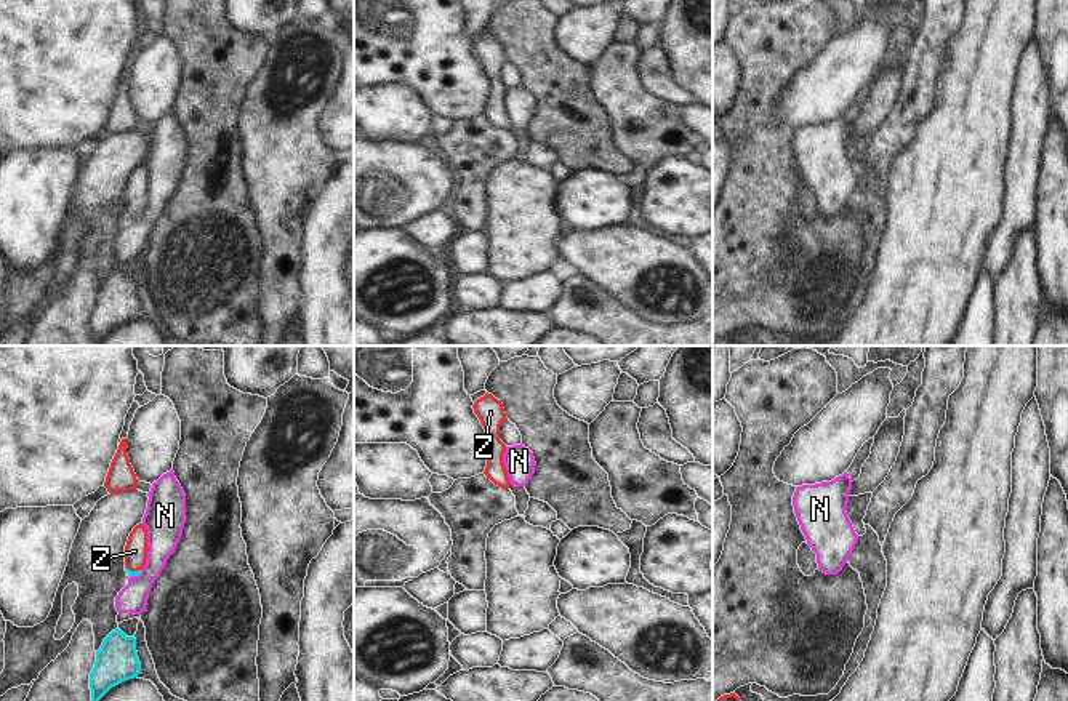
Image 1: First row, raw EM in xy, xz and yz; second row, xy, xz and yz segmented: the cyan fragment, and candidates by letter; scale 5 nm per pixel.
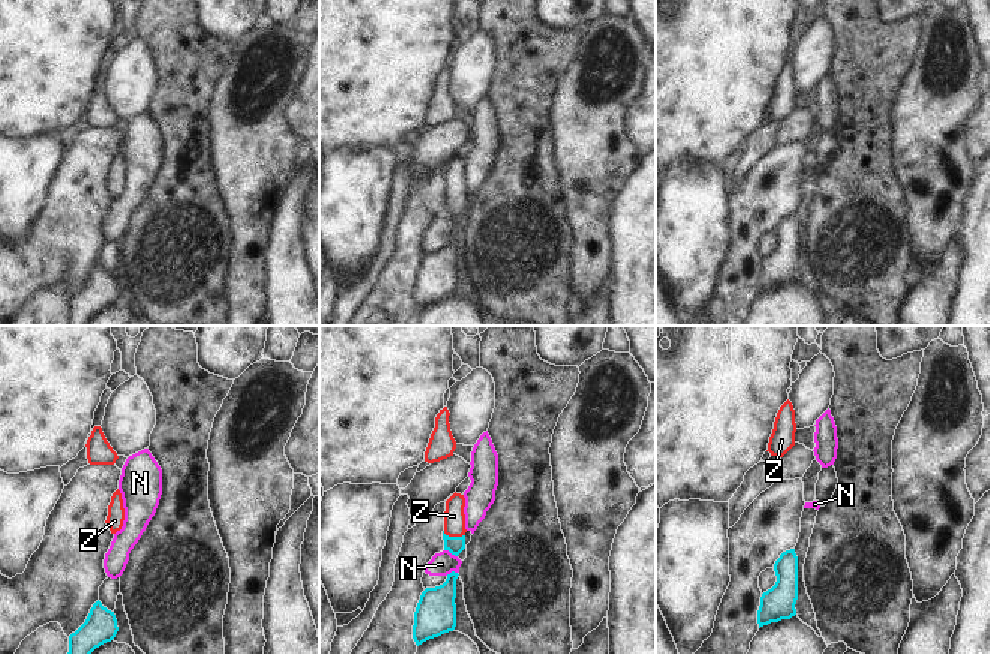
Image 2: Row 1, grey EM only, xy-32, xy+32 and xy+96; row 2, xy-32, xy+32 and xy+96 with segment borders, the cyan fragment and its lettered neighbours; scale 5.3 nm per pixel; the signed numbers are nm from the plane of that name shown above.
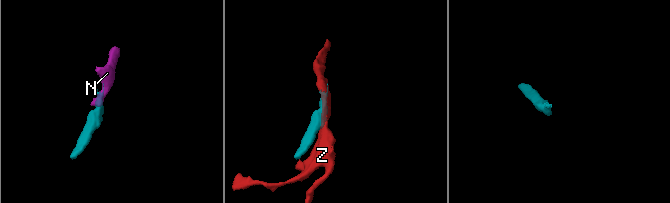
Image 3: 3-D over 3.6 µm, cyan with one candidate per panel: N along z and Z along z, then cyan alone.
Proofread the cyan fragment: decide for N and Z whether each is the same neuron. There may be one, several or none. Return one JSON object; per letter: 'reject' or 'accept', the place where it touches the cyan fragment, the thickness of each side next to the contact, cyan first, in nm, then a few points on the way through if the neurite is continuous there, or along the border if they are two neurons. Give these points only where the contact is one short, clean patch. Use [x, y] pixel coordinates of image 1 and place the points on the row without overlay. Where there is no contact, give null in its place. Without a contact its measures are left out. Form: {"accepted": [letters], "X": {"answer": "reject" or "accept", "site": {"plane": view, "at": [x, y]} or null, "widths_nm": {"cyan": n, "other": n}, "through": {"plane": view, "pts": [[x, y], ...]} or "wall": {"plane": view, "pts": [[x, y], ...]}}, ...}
{"accepted": ["Z"], "N": {"answer": "reject", "site": {"plane": "xy", "at": [136, 216]}, "widths_nm": {"cyan": 30, "other": 170}, "wall": {"plane": "xy", "pts": [[141, 212], [138, 216], [130, 218]]}}, "Z": {"answer": "accept", "site": {"plane": "xy", "at": [133, 213]}, "widths_nm": {"cyan": 30, "other": 110}, "through": {"plane": "xy", "pts": [[130, 215], [133, 213], [136, 189]]}}}

